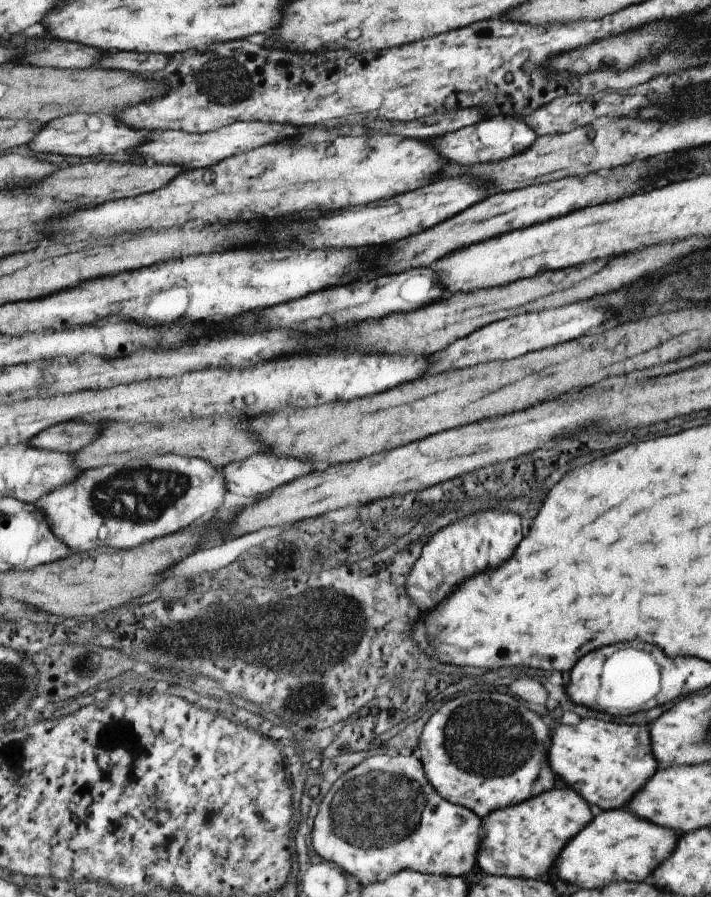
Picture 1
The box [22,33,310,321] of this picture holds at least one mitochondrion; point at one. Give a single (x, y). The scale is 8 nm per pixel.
(221, 80)

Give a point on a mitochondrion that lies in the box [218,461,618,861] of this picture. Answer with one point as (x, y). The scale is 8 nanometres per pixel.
(375, 811)

